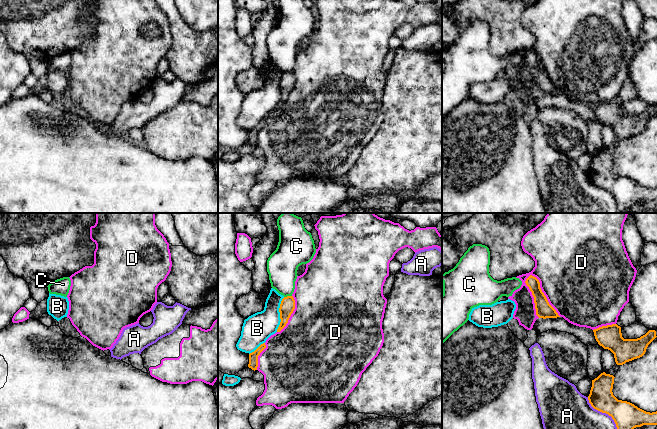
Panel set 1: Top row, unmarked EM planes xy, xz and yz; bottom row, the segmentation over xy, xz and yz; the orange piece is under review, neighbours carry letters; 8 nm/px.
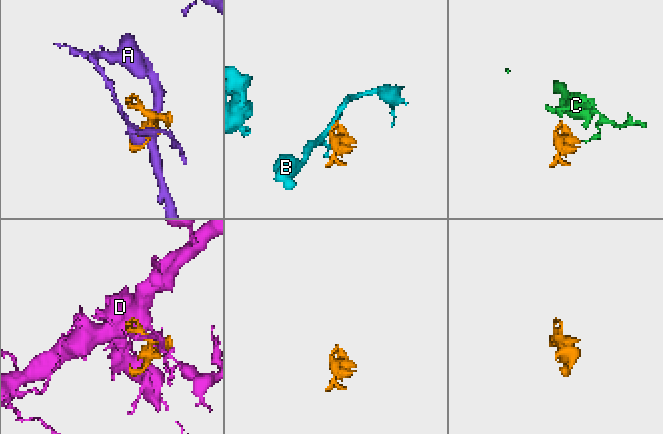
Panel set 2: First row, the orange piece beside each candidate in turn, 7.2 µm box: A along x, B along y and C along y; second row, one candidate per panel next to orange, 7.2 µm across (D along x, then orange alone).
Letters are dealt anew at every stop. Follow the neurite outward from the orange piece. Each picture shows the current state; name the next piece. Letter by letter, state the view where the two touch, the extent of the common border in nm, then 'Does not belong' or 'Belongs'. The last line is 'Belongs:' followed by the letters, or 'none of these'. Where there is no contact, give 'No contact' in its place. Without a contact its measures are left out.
A: Touches orange in yz. Shared border 360 nm. Does not belong
B: Touches orange in xz. Shared border 280 nm. Does not belong
C: Touches orange in xz. Shared border 70 nm. Does not belong
D: Touches orange in yz. Shared border 420 nm. Does not belong
Belongs: none of these

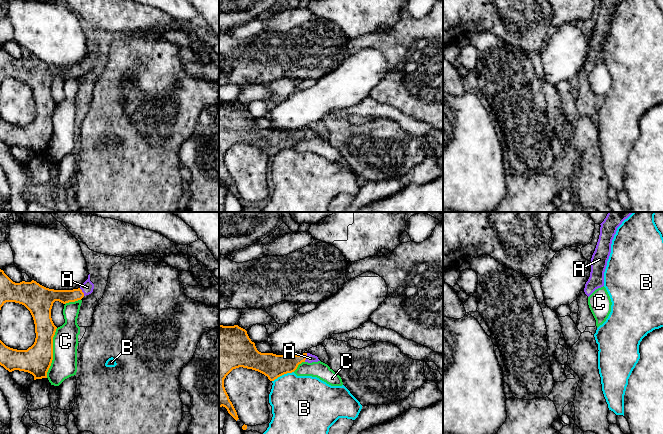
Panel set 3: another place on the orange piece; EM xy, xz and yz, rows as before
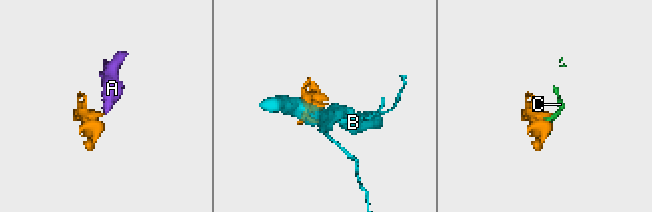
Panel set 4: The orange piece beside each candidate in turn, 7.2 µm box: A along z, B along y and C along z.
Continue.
A: Touches orange in xz. Shared border 80 nm. Belongs
B: Touches orange in xz. Shared border 190 nm. Does not belong
C: Touches orange in xy. Shared border 400 nm. Does not belong
Belongs: A

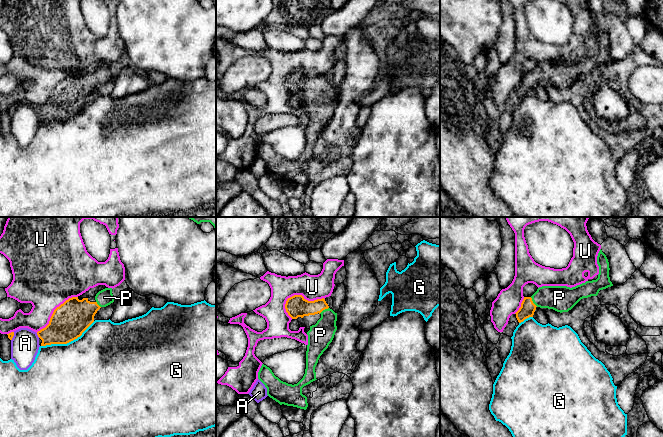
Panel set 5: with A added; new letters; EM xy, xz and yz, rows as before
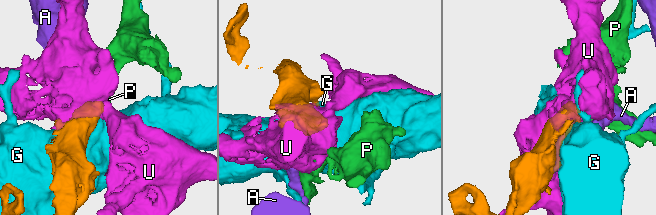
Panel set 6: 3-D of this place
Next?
A: Touches orange in xy. Shared border 50 nm. Does not belong
G: Touches orange in xy. Shared border 480 nm. Does not belong
P: Touches orange in yz. Shared border 100 nm. Belongs
U: Touches orange in xz. Shared border 340 nm. Does not belong
Belongs: P

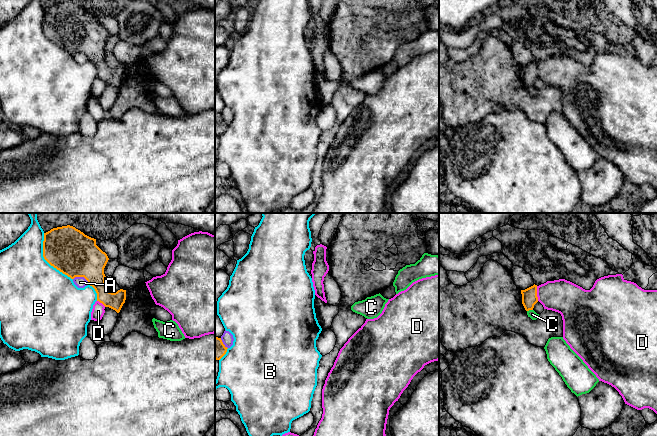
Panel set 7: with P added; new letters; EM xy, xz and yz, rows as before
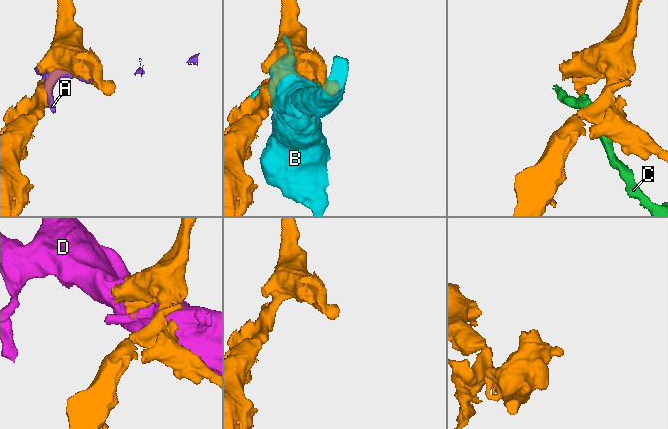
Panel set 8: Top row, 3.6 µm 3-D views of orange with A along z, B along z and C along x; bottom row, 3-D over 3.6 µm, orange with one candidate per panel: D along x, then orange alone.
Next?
A: Touches orange in xy. Shared border 140 nm. Does not belong
B: Touches orange in xy. Shared border 440 nm. Does not belong
C: Touches orange in yz. Shared border 50 nm. Does not belong
D: Touches orange in yz. Shared border 120 nm. Does not belong
Belongs: none of these

